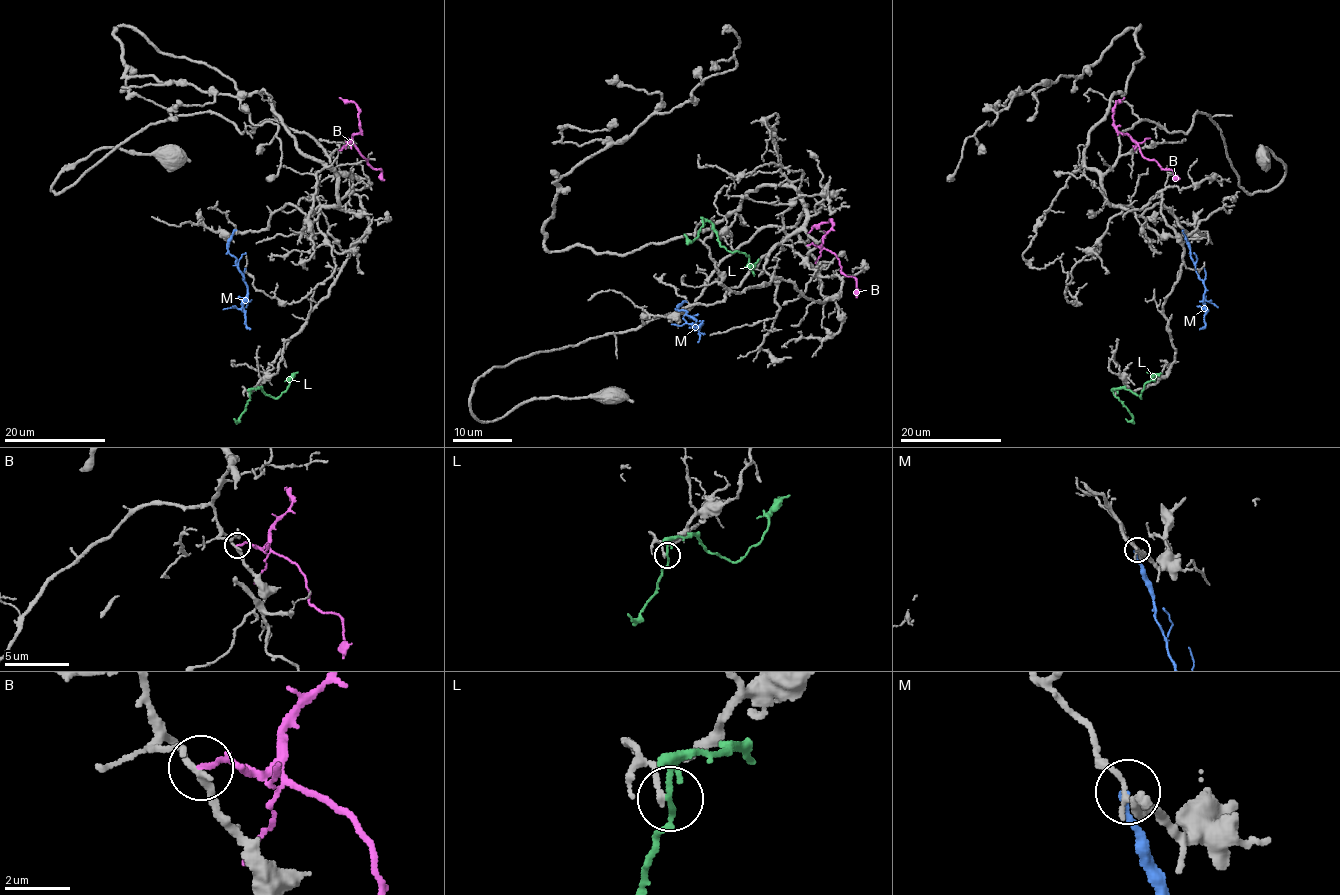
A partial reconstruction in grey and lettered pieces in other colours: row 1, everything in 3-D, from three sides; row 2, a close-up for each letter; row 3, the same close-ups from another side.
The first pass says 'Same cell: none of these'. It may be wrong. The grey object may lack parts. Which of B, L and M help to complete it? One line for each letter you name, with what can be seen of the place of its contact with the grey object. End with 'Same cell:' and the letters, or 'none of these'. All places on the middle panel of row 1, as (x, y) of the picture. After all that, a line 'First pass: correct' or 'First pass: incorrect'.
Same cell: none of these
First pass: correct

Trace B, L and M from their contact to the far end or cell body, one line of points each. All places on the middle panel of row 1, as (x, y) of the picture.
B: (808, 245), (818, 246), (832, 225), (830, 219), (817, 224), (808, 233)
L: (702, 221), (712, 225), (720, 245), (727, 251), (739, 251), (748, 257), (748, 267), (754, 276)
M: (686, 301), (677, 309), (687, 313), (699, 325), (695, 327), (704, 321)

